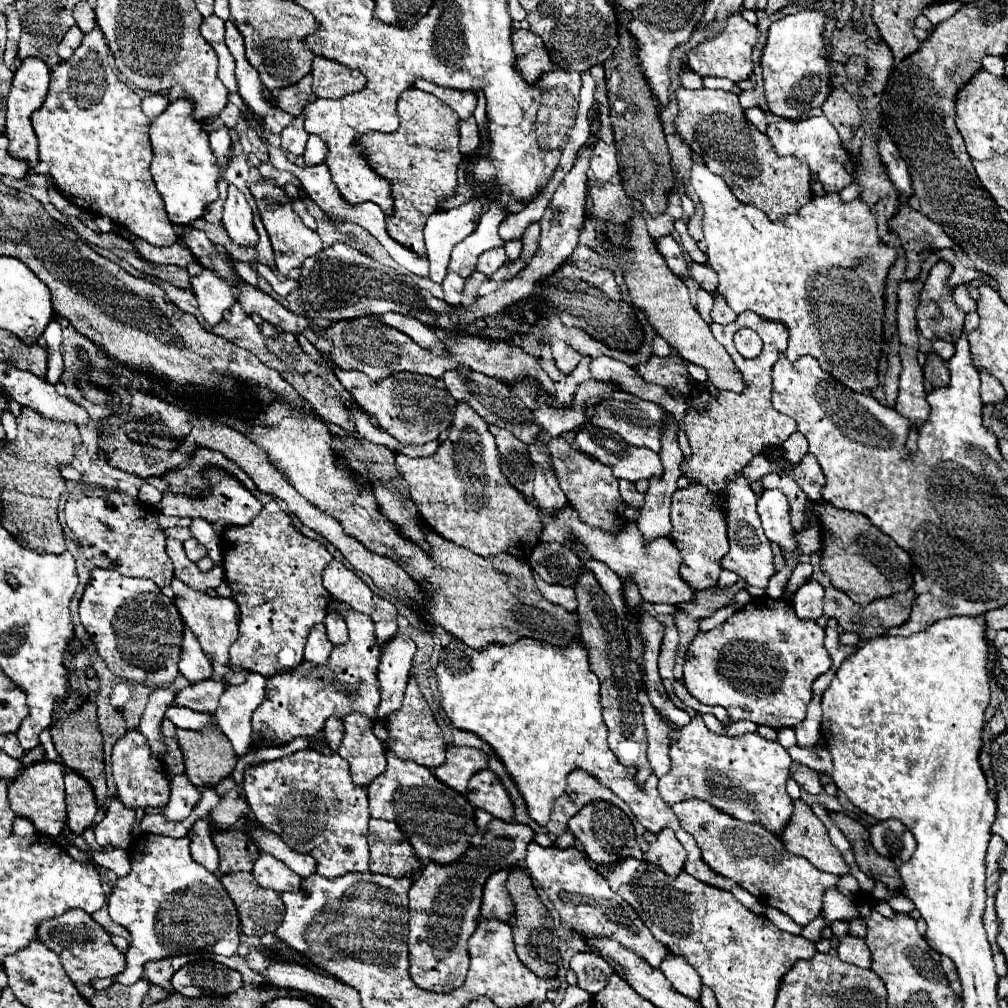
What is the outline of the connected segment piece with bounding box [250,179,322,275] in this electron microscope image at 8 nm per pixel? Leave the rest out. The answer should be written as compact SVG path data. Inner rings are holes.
M262 179L260 183L252 183L250 193L256 199L256 205L260 215L262 215L264 227L266 227L266 231L270 235L270 241L272 241L272 249L274 249L274 255L276 255L276 267L282 275L288 275L288 271L294 269L294 267L302 267L306 257L312 257L312 255L322 251L322 241L320 241L318 233L308 229L302 223L302 219L294 213L292 203L286 197L284 189L278 187L274 179Z

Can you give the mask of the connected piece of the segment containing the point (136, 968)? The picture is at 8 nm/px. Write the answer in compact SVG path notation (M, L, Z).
M146 833L134 839L134 851L130 853L132 871L126 877L120 877L112 895L108 897L108 915L114 923L122 925L130 933L128 943L128 965L119 975L113 977L114 982L132 985L142 977L144 963L160 961L174 955L188 955L196 951L212 951L218 955L232 955L238 949L238 913L236 907L220 883L220 879L198 865L190 855L190 835L174 839L164 835Z

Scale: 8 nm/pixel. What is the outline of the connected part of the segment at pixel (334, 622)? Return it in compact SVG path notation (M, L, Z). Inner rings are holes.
M332 609L328 611L328 615L326 615L326 619L324 619L324 627L326 627L328 641L330 641L334 647L340 647L340 645L344 645L344 641L348 641L346 621L344 621L342 615L334 613Z

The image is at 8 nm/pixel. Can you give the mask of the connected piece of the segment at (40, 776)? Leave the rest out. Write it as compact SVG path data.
M42 761L28 765L20 777L10 781L8 785L8 803L10 809L26 817L34 823L36 831L48 835L48 837L58 837L64 831L66 825L66 803L64 803L64 767L52 761Z

